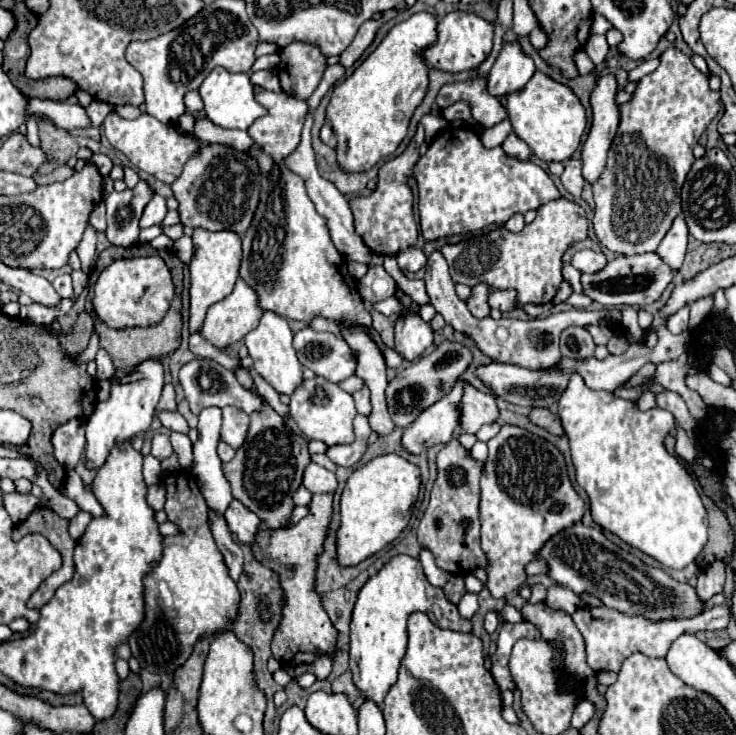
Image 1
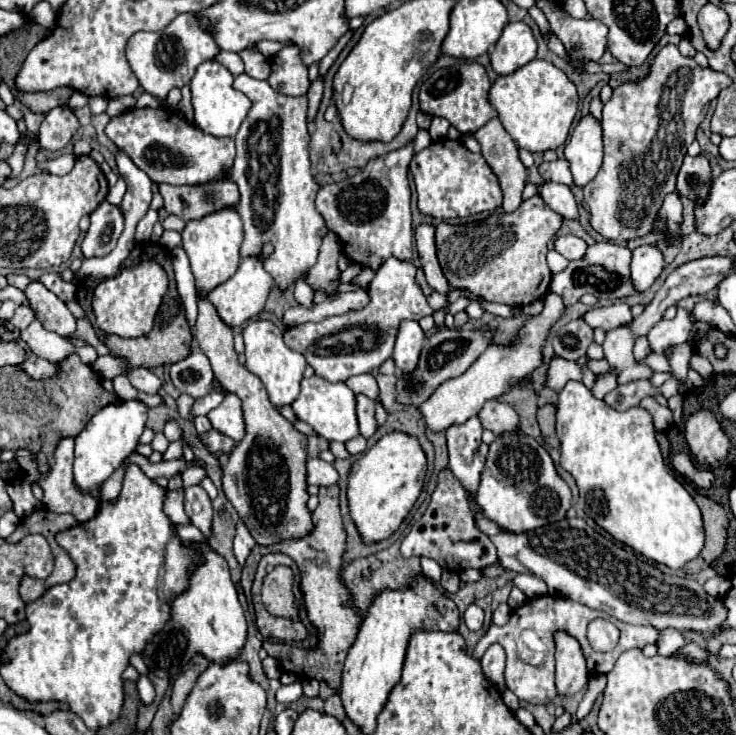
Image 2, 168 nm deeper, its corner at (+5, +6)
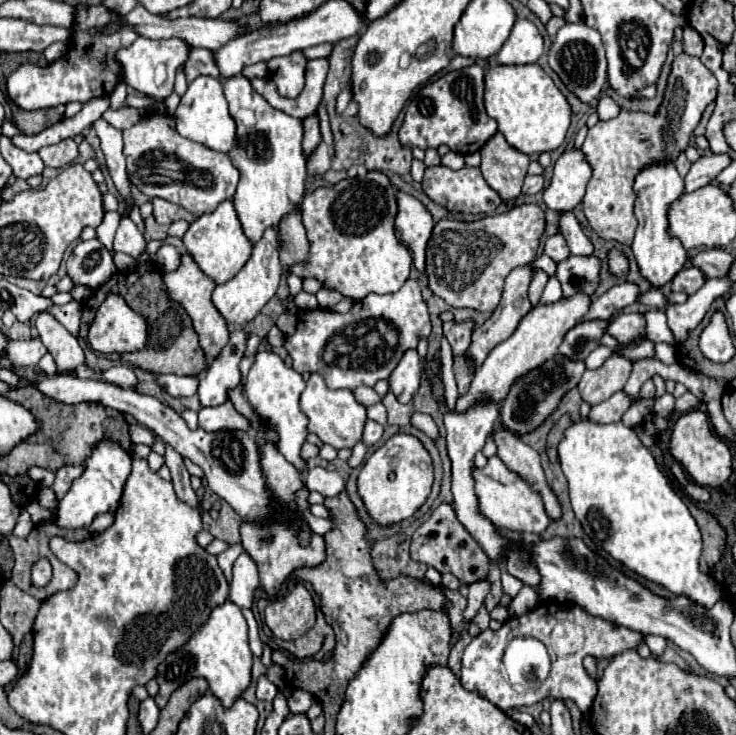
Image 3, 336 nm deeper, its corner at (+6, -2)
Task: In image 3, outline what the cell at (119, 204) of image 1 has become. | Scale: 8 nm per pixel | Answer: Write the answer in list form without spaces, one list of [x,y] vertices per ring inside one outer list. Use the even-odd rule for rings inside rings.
[[[98,237],[76,245],[66,261],[66,267],[76,285],[90,285],[92,289],[98,289],[116,273],[112,253]]]

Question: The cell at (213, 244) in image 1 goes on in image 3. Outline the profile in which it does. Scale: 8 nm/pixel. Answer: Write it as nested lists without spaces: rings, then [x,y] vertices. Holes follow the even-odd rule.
[[[222,201],[222,205],[218,205],[212,213],[206,213],[202,217],[198,217],[186,231],[186,235],[182,237],[186,253],[194,259],[194,263],[210,277],[214,279],[216,285],[222,285],[226,281],[230,281],[248,261],[250,251],[252,251],[252,243],[248,241],[248,237],[242,231],[242,225],[238,221],[236,209],[232,205],[232,201]]]

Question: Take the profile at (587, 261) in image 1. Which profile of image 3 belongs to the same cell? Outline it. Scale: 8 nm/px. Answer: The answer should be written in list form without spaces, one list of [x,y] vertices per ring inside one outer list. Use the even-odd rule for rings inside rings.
[[[558,233],[558,235],[552,235],[552,237],[546,241],[544,253],[546,253],[552,261],[556,261],[556,263],[560,263],[560,261],[564,261],[564,259],[570,257],[570,249],[568,249],[568,245],[566,245],[566,241],[564,241],[564,237],[562,237],[560,233]]]

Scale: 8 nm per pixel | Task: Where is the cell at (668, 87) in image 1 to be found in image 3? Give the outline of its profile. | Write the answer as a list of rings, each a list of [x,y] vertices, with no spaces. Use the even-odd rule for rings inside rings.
[[[680,53],[672,61],[672,71],[668,77],[664,99],[658,107],[656,115],[648,115],[644,111],[620,109],[620,115],[608,121],[598,121],[590,131],[582,145],[586,159],[590,161],[594,173],[588,183],[584,195],[584,215],[590,227],[598,237],[616,241],[620,245],[632,245],[636,231],[636,215],[634,215],[634,179],[638,173],[654,163],[670,163],[686,151],[692,131],[702,119],[704,109],[716,99],[718,81],[716,77],[702,65],[698,57],[690,57]]]

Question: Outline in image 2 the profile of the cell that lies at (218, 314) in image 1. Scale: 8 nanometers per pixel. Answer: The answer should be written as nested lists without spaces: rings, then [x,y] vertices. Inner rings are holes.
[[[263,245],[259,257],[245,257],[245,259],[241,259],[241,265],[239,265],[237,273],[235,273],[229,281],[217,285],[217,287],[207,295],[209,301],[215,305],[219,317],[221,317],[229,327],[239,327],[239,325],[243,325],[247,319],[259,315],[259,311],[265,307],[265,301],[267,301],[269,291],[271,291],[271,287],[273,287],[273,277],[263,269],[263,259],[269,257],[269,255],[271,255],[271,245]]]

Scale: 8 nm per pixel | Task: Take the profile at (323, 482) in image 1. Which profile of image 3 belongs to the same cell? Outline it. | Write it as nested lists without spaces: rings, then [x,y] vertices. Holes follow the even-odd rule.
[[[314,467],[306,473],[308,491],[318,491],[322,497],[334,497],[344,491],[344,479],[338,471],[328,471],[324,467]]]

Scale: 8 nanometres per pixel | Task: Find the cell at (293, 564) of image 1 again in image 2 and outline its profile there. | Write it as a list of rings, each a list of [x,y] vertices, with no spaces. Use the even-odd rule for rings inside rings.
[[[339,485],[331,487],[319,487],[319,507],[313,511],[313,533],[303,539],[283,541],[281,545],[271,547],[259,547],[251,551],[247,559],[247,573],[249,569],[257,569],[257,563],[267,553],[285,553],[289,555],[299,571],[301,571],[301,585],[305,591],[305,603],[311,623],[319,629],[319,647],[317,649],[297,649],[289,643],[271,643],[265,641],[263,649],[279,661],[279,667],[283,673],[293,673],[301,679],[317,679],[325,681],[329,687],[339,691],[341,685],[341,671],[345,663],[345,655],[349,647],[353,645],[359,625],[363,621],[363,615],[353,605],[353,595],[341,581],[343,571],[343,555],[347,549],[347,533],[343,527],[341,511],[339,511]]]

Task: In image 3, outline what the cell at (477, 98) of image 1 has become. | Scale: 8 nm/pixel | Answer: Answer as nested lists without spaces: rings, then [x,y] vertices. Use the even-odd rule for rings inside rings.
[[[478,65],[450,71],[440,79],[424,85],[410,101],[404,125],[398,131],[400,143],[408,147],[440,147],[448,145],[452,151],[468,155],[480,151],[482,145],[496,133],[496,121],[484,109],[484,69]]]

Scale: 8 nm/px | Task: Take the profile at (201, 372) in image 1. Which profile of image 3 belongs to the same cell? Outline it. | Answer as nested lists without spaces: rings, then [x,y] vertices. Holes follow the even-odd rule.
[[[158,375],[158,385],[172,397],[192,397],[198,391],[200,381],[196,375]]]

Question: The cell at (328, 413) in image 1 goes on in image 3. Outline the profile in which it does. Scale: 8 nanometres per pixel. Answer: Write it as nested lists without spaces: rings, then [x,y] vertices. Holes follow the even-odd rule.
[[[314,373],[308,379],[306,389],[300,395],[300,409],[308,417],[308,431],[316,433],[322,439],[322,443],[328,443],[336,449],[342,449],[342,447],[352,449],[362,439],[362,429],[364,429],[364,421],[366,421],[366,407],[362,407],[354,399],[352,391],[348,391],[348,389],[338,389],[338,391],[328,389],[326,381],[318,373]]]

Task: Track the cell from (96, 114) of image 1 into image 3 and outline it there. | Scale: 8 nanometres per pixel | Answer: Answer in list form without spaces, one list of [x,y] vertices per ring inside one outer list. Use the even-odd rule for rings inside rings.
[[[62,139],[56,145],[42,147],[38,155],[46,167],[66,167],[78,157],[78,143],[74,139]]]

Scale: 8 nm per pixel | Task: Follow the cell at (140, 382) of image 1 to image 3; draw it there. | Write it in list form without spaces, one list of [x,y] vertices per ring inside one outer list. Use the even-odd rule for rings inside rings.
[[[102,439],[94,445],[90,457],[84,461],[84,473],[72,481],[70,491],[58,505],[56,513],[56,525],[60,527],[88,527],[98,513],[104,511],[114,511],[120,503],[126,479],[130,475],[130,463],[132,457],[130,453],[114,439]]]

